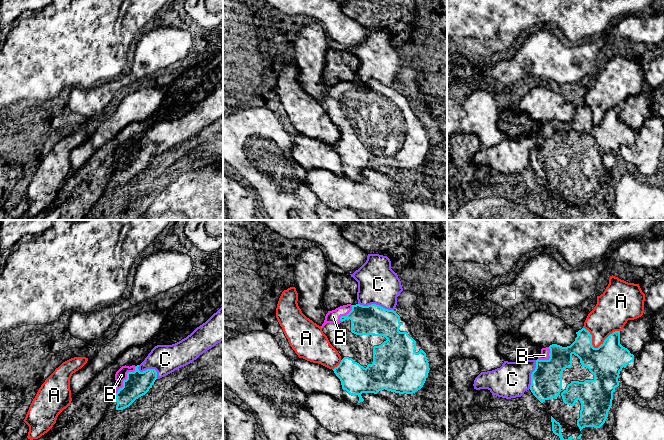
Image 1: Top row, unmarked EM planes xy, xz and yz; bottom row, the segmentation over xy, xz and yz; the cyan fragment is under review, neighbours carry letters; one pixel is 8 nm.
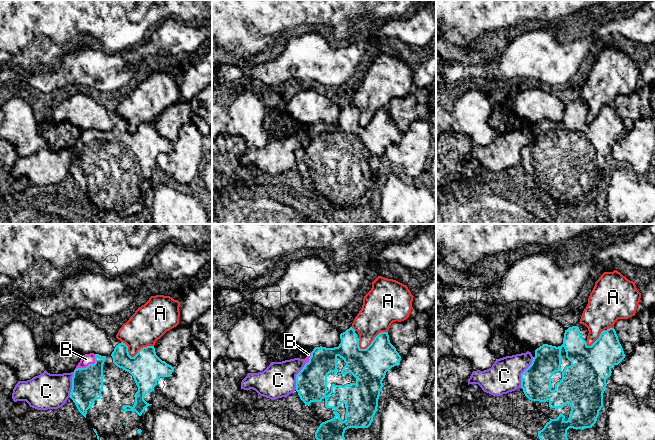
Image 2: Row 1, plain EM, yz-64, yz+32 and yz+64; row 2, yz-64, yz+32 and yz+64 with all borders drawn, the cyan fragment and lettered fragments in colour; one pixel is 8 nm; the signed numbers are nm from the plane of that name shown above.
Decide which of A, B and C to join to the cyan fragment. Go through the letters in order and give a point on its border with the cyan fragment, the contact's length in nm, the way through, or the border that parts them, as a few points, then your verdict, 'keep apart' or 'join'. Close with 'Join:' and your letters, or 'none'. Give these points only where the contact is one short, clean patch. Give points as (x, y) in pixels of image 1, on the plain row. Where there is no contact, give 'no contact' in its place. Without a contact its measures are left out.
A: contact yz (596, 124); length 300 nm; keep apart
B: contact xy (127, 154); length 280 nm; join
C: contact xz (375, 80); length 300 nm; keep apart
Join: B

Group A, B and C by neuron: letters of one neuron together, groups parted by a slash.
A / B / C

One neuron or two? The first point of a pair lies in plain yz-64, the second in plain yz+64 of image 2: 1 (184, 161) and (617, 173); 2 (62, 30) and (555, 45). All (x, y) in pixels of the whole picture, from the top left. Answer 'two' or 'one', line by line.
1: two
2: two

